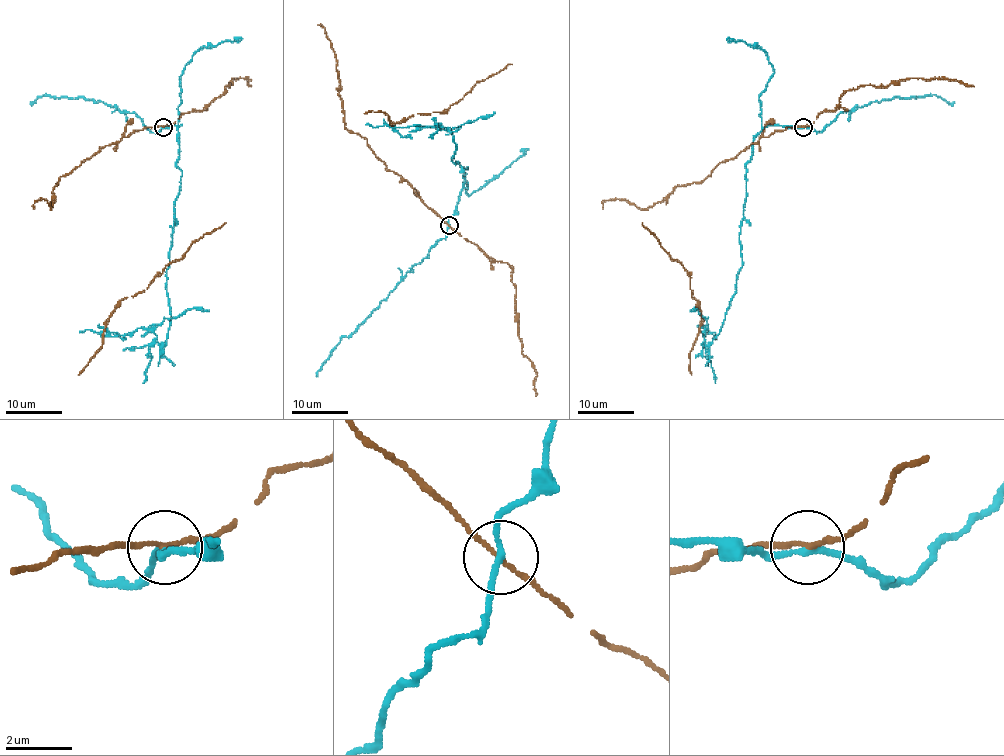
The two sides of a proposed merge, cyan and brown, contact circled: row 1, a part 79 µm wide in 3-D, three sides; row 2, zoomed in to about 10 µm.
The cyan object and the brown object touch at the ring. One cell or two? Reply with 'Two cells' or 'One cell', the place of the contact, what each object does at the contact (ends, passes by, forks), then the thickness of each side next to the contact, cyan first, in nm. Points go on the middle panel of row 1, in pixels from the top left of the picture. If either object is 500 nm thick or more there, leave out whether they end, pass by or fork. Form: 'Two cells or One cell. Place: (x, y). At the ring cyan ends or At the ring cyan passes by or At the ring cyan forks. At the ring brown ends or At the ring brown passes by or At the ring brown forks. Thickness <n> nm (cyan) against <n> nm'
Two cells. Place: (449, 225). At the ring cyan passes by. At the ring brown passes by. Thickness 160 nm (cyan) against 120 nm

